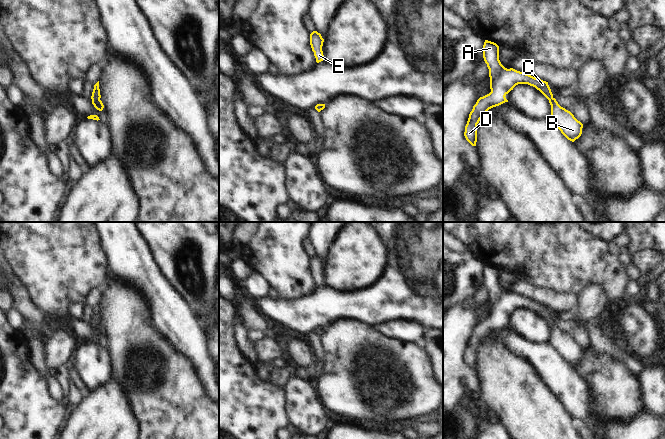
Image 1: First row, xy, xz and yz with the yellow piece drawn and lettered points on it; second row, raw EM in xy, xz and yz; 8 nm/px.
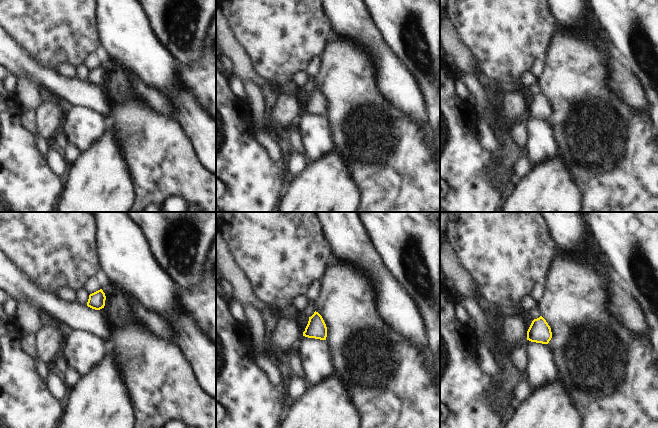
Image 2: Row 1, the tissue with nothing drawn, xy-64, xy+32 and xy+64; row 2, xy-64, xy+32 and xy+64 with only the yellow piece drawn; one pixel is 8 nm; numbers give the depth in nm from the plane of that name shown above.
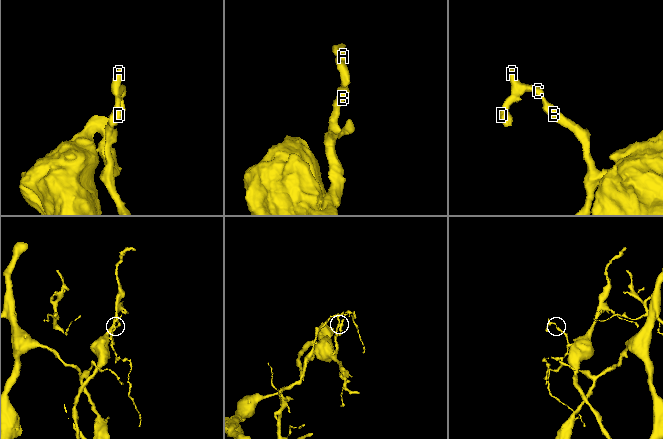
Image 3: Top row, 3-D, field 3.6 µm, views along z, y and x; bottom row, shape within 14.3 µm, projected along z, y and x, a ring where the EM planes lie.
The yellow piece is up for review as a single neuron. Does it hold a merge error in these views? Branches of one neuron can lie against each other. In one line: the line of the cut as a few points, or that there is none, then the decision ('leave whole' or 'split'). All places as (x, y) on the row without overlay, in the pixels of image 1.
no cut; leave whole

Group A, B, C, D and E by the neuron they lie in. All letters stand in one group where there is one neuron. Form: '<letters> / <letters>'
A B C D E

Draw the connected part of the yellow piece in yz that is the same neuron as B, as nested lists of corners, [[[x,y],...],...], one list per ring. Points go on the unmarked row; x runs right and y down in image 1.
[[[485,264],[483,282],[489,293],[491,316],[480,321],[469,338],[464,360],[472,370],[476,370],[477,348],[480,343],[489,333],[508,326],[505,320],[518,308],[535,311],[549,324],[551,329],[549,342],[568,364],[574,366],[581,360],[583,348],[570,335],[558,328],[548,306],[513,292],[505,292],[499,284],[499,270],[494,266]]]

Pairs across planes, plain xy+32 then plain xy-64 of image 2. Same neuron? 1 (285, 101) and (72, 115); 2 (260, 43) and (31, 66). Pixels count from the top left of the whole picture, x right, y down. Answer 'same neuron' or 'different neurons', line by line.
1: different neurons
2: different neurons

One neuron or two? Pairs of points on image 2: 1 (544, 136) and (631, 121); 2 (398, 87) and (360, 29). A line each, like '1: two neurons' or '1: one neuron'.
1: two neurons
2: one neuron

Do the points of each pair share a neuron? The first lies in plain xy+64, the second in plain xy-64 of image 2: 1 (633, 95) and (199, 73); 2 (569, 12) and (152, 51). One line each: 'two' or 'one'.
1: two
2: one

